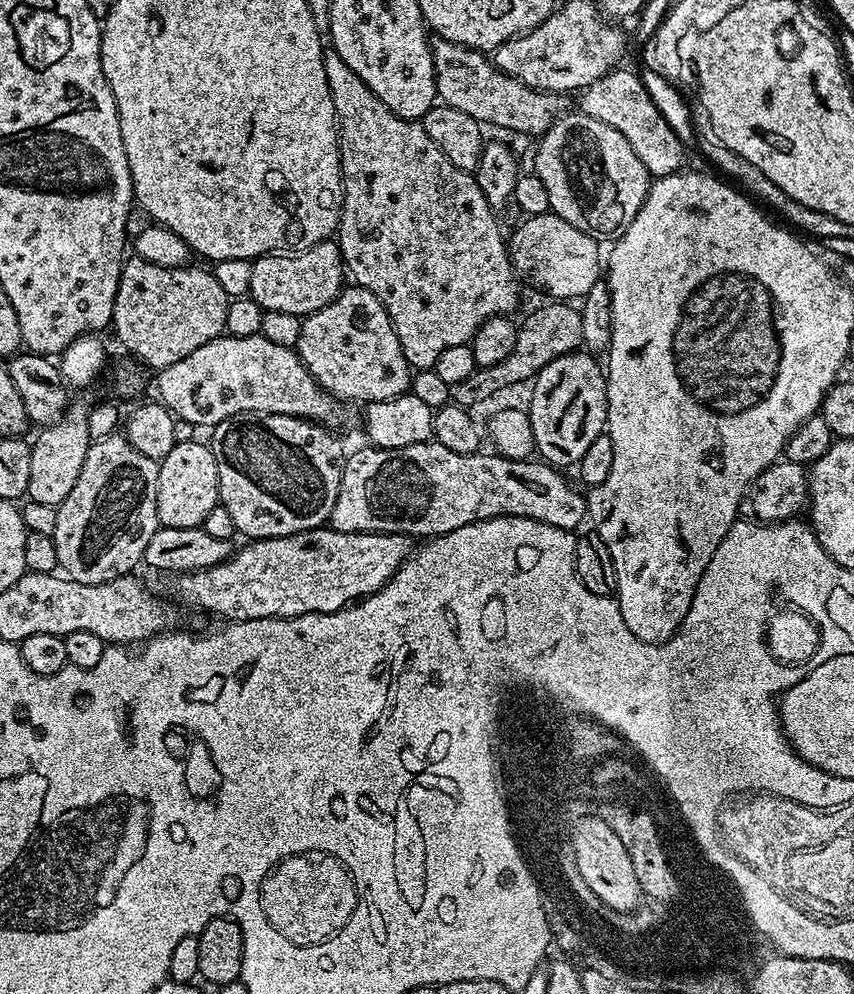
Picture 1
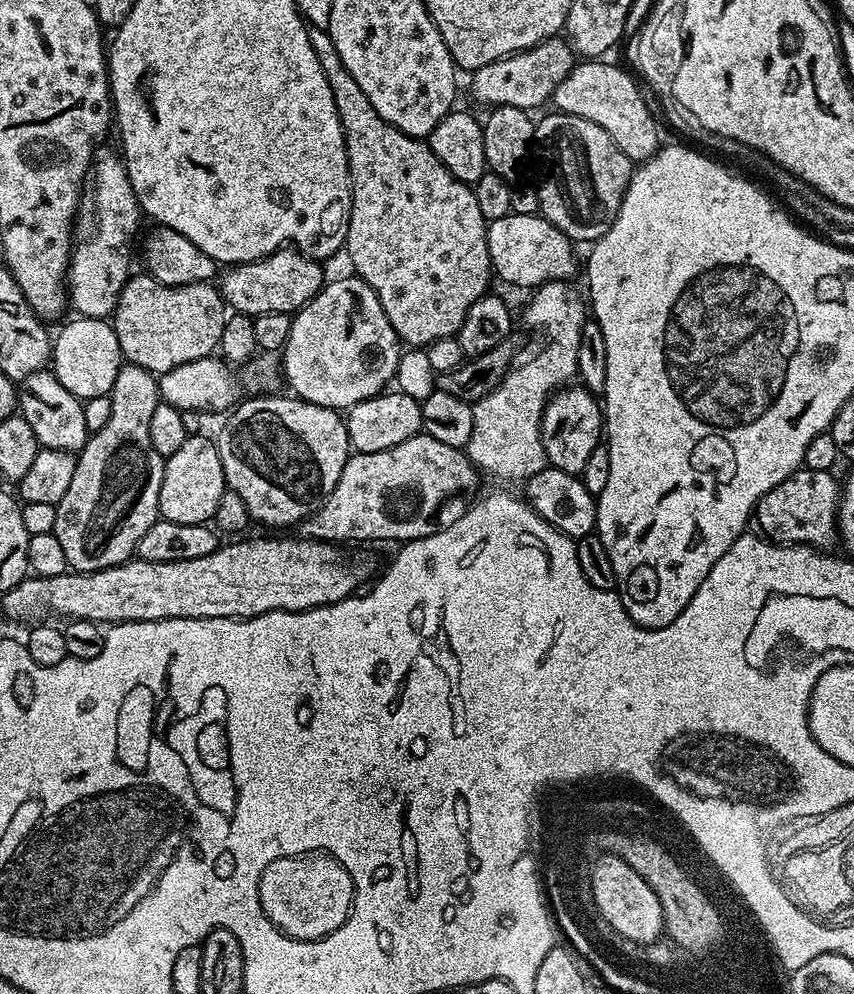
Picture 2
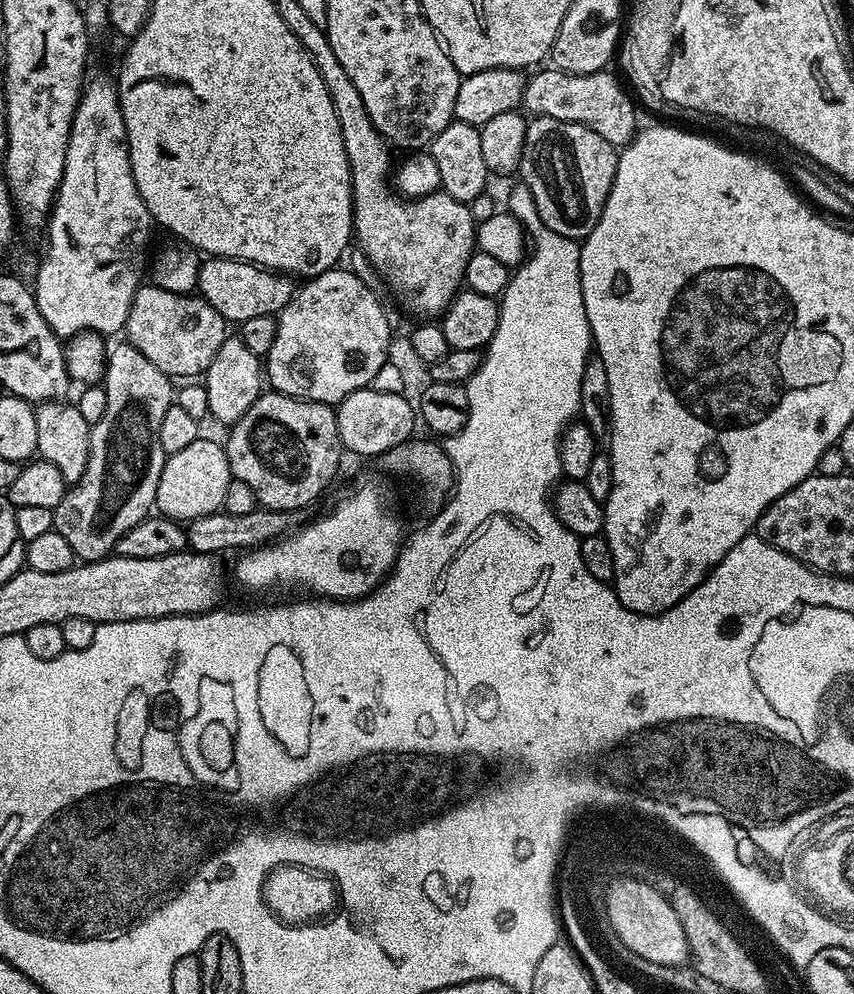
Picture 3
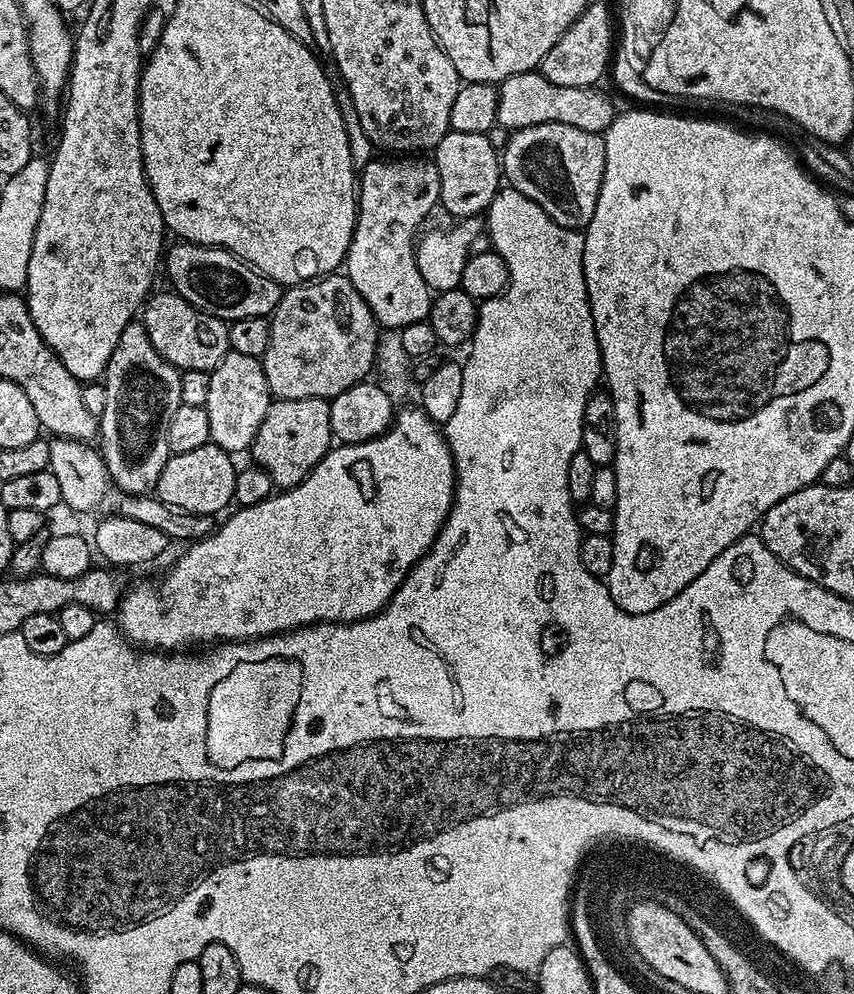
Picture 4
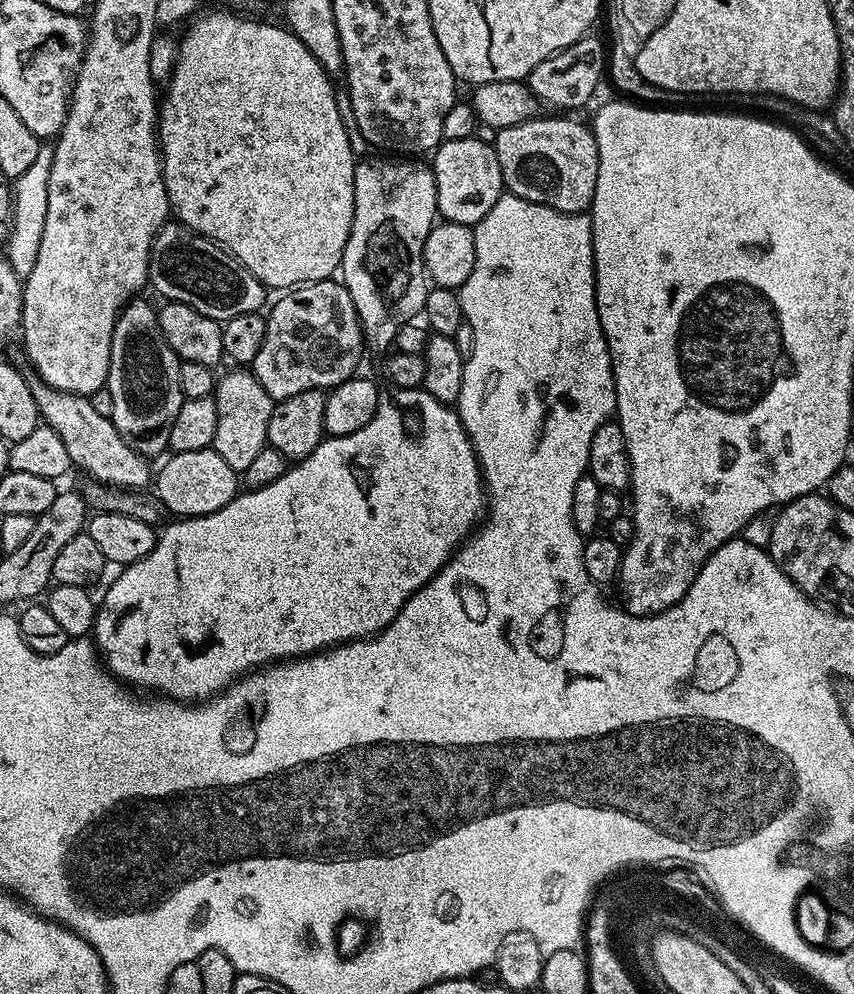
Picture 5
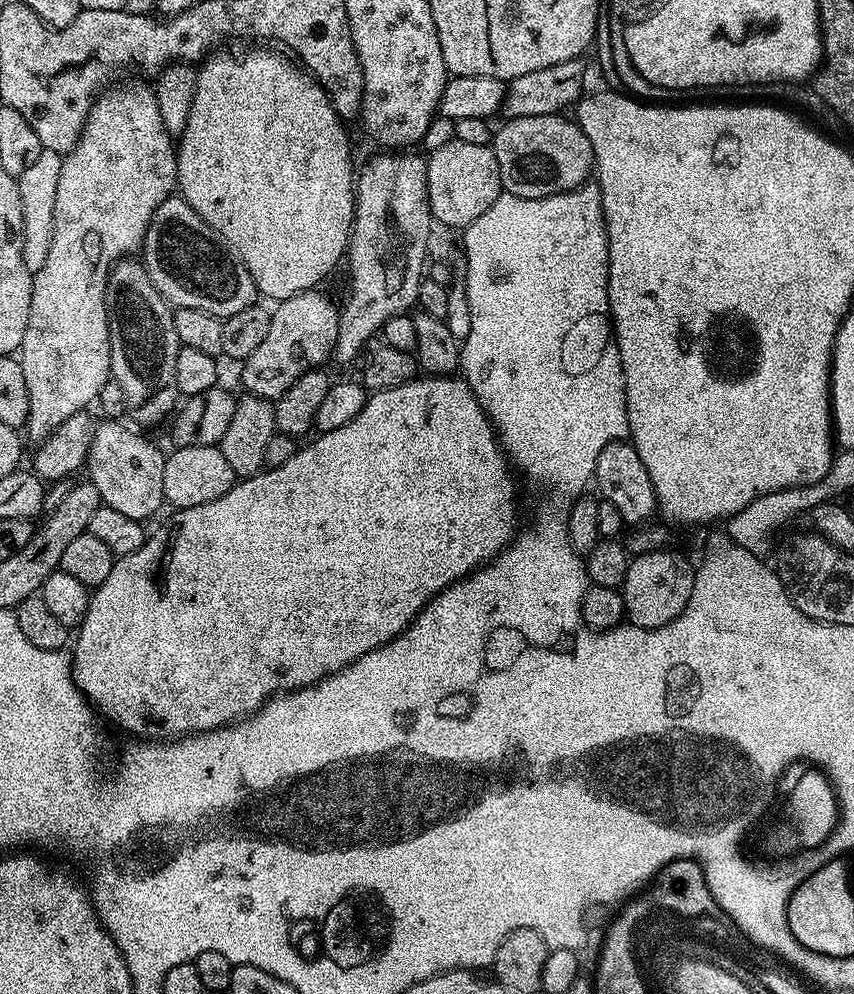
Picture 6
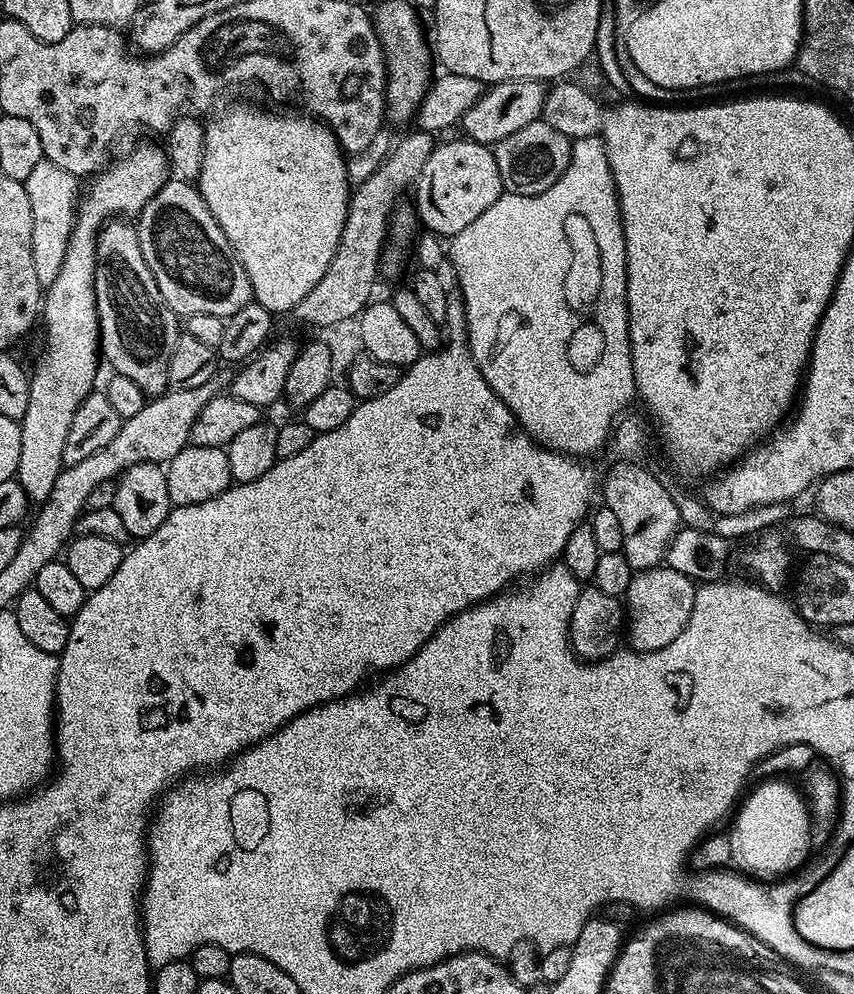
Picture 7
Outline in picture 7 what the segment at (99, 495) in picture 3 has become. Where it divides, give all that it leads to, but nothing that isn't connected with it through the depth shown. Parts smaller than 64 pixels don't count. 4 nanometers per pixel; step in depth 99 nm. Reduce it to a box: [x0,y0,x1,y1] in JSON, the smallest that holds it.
[96,218,182,397]

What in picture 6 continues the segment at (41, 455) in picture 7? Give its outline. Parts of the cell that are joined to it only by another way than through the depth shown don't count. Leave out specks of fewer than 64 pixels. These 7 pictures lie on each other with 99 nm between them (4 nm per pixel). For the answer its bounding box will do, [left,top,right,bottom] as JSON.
[18,87,177,442]

